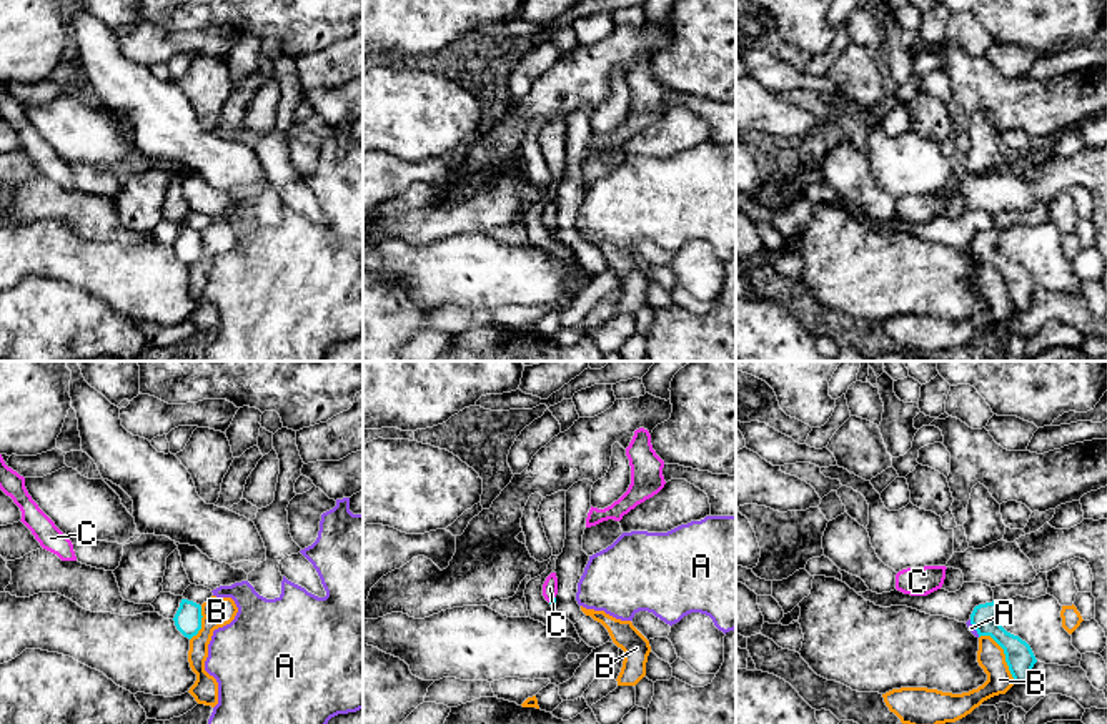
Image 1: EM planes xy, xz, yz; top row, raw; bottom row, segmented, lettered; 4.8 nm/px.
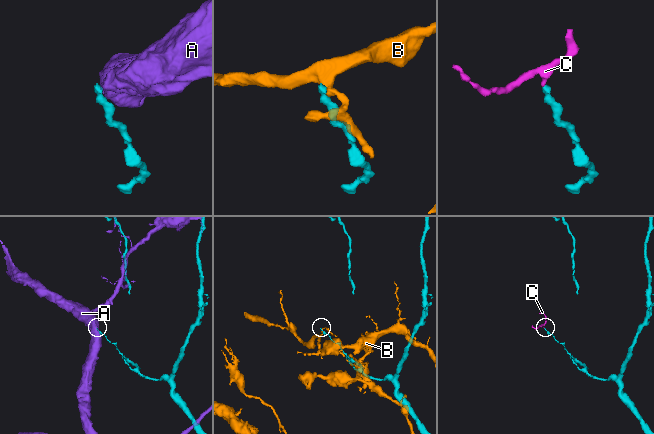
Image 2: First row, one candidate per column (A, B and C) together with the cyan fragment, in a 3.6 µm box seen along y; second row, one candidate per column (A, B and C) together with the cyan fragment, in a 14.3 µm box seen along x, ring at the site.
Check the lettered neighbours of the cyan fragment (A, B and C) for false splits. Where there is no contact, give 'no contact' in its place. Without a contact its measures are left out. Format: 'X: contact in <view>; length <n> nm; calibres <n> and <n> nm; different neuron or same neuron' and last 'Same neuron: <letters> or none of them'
A: contact in yz; length 100 nm; calibres 130 and 30 nm; different neuron
B: contact in yz; length 280 nm; calibres 140 and 140 nm; different neuron
C: contact in xz; length 50 nm; calibres 30 and 80 nm; same neuron
Same neuron: C

